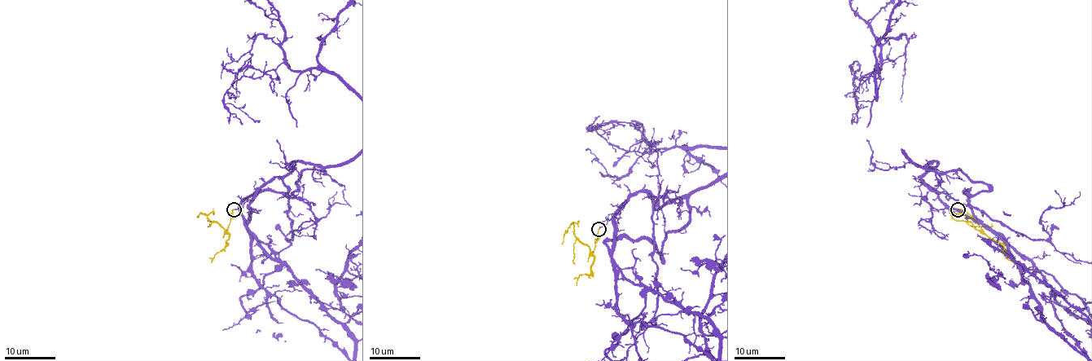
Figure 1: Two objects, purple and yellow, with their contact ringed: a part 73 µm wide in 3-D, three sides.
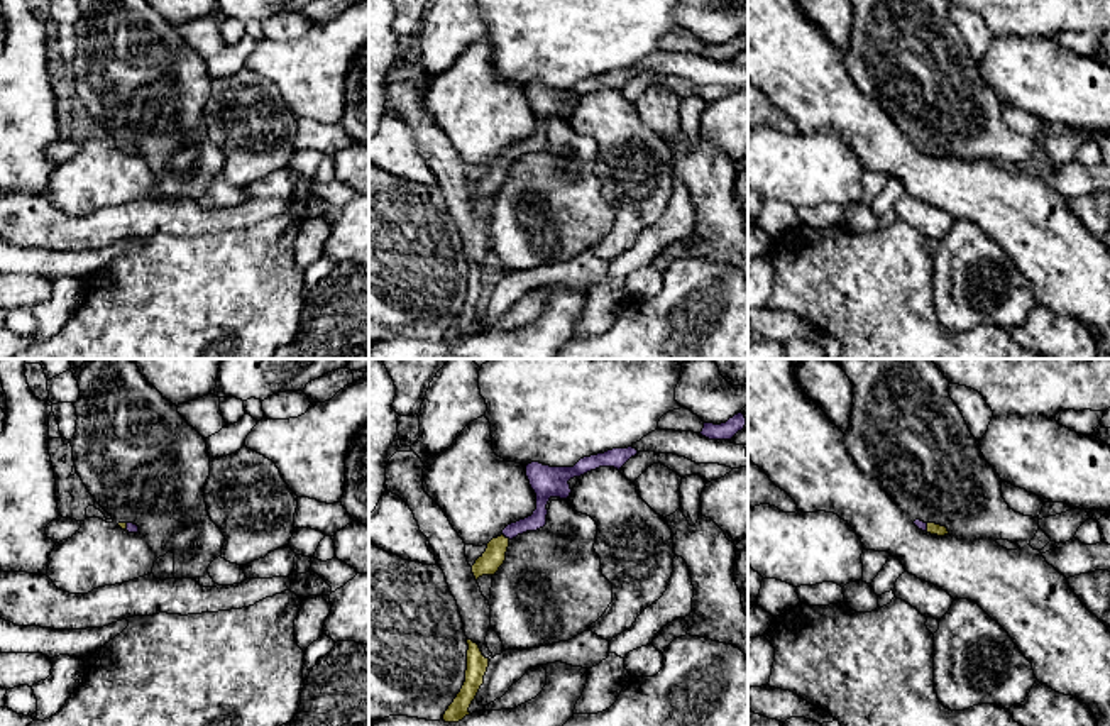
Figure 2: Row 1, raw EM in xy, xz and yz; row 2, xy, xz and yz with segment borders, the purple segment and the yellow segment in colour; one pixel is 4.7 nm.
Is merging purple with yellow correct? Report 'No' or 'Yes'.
Yes

